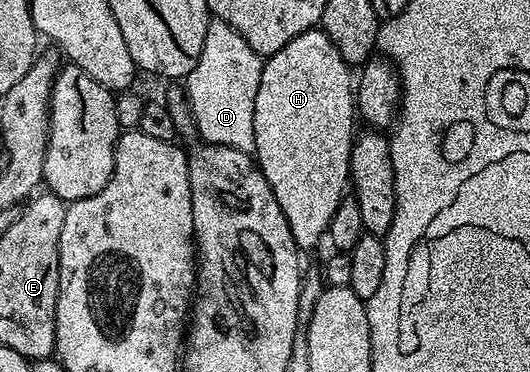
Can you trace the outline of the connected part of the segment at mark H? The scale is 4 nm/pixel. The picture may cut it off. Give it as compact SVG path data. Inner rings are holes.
M321 29L300 33L300 37L288 41L288 45L284 45L284 49L280 49L275 55L269 56L262 65L262 76L260 77L262 89L256 93L256 105L254 106L256 139L254 140L253 154L256 156L258 168L264 173L272 193L276 193L276 201L280 201L280 209L288 221L288 229L292 233L299 252L302 253L312 250L321 239L324 239L324 236L330 230L330 222L337 213L337 207L348 191L350 151L354 147L356 138L356 130L354 131L354 121L356 122L355 88L352 86L350 71L352 71L351 64L346 63L344 57L340 57L336 45L332 45L332 41L326 36L326 32Z

